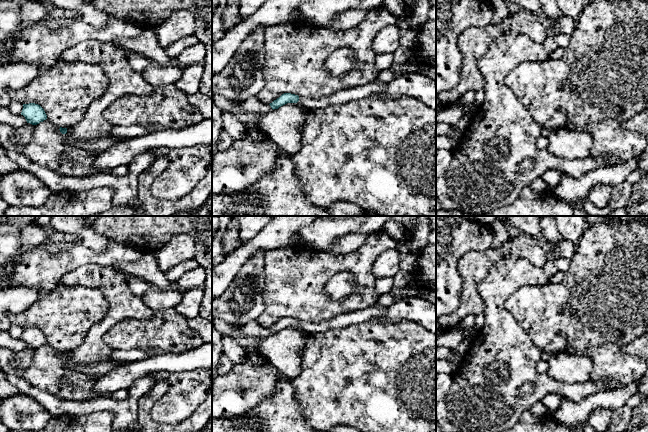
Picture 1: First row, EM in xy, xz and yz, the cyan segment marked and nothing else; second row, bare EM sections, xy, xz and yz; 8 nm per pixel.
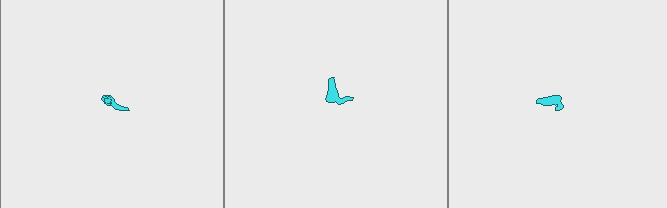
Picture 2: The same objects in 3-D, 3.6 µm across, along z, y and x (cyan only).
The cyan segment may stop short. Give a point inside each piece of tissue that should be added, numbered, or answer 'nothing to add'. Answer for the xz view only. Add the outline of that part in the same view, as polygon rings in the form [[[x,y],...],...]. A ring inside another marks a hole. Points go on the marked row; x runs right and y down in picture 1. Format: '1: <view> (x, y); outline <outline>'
1: xz (346, 95); outline [[[373,82],[363,86],[345,88],[332,95],[320,99],[299,97],[298,103],[309,109],[325,108],[333,104],[343,104],[353,100],[363,99],[371,94],[384,91],[387,87],[385,82]]]

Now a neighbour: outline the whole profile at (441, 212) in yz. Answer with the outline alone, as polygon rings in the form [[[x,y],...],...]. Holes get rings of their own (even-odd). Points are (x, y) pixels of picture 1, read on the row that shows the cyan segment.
[[[440,209],[436,212],[436,216],[477,216],[469,213],[464,213],[459,210],[444,210]]]

